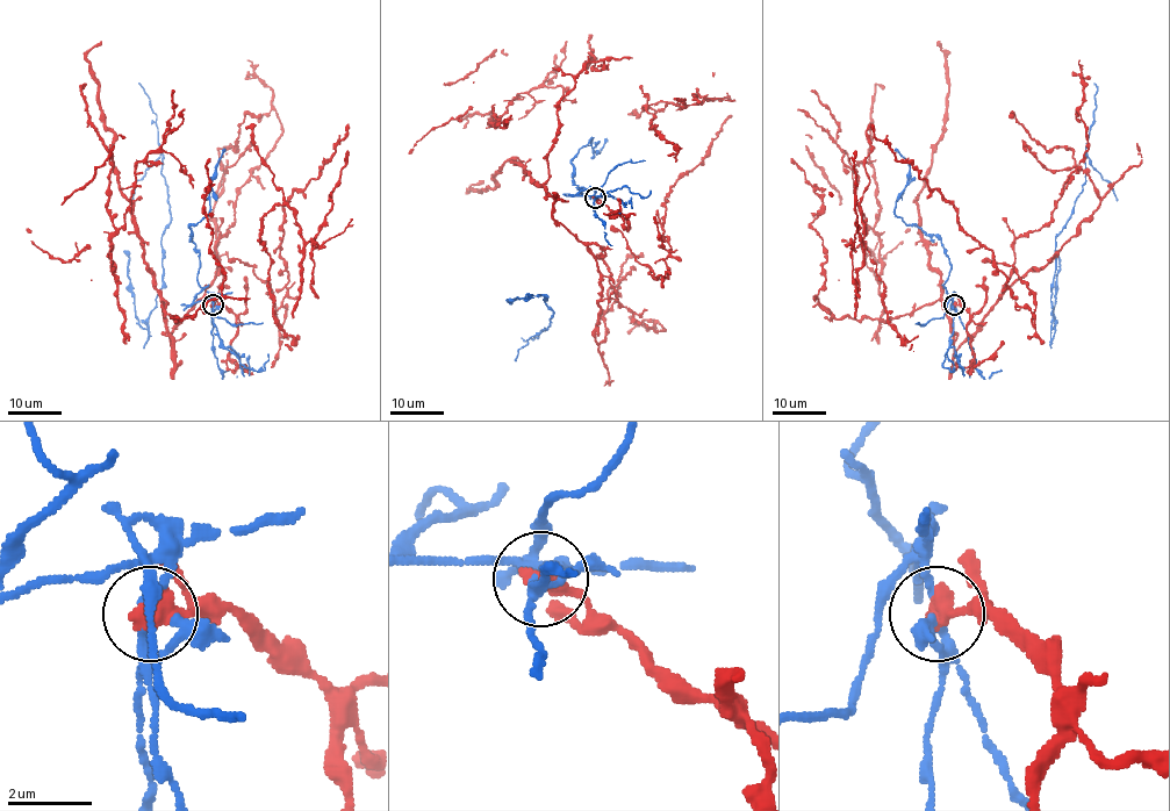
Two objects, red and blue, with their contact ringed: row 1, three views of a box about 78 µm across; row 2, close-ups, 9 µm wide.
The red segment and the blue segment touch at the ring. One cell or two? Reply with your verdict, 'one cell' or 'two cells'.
two cells

